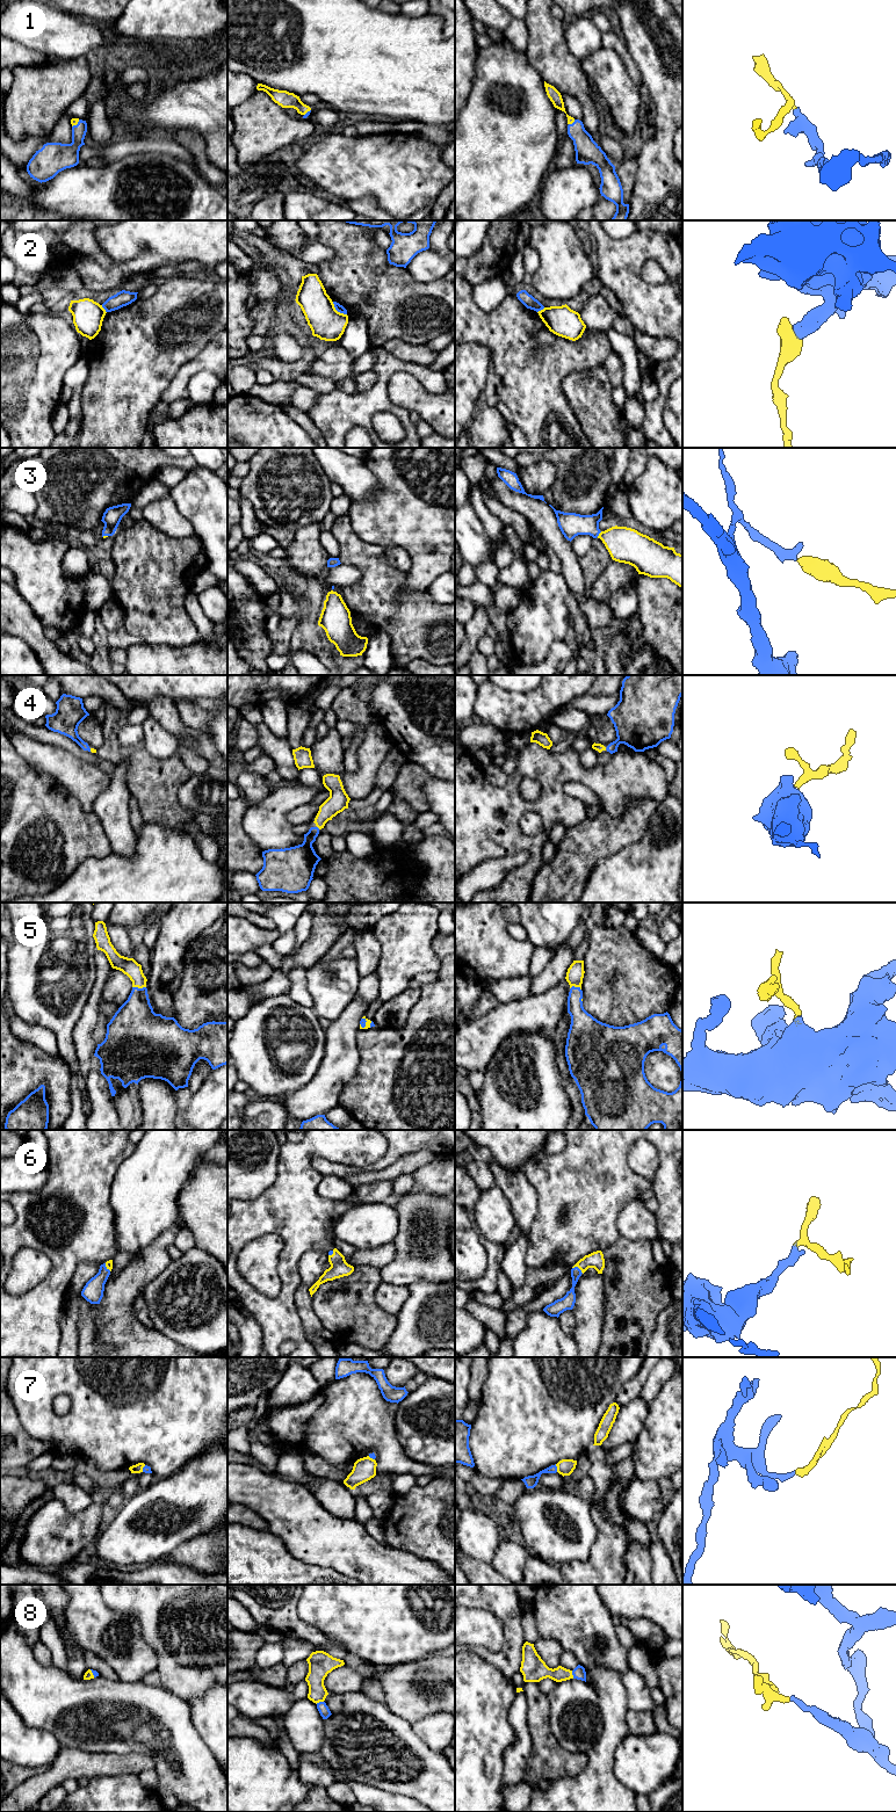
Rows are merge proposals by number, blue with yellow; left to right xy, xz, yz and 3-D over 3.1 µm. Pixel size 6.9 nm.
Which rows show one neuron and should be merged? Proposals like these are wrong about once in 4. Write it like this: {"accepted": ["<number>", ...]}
{"accepted": ["1", "3", "4", "5", "6", "7", "8"]}

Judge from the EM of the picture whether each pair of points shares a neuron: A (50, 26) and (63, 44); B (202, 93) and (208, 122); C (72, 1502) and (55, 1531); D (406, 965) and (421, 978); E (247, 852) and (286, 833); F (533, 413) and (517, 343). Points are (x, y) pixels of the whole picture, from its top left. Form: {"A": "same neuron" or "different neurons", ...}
{"A": "same neuron", "B": "same neuron", "C": "different neurons", "D": "different neurons", "E": "different neurons", "F": "same neuron"}

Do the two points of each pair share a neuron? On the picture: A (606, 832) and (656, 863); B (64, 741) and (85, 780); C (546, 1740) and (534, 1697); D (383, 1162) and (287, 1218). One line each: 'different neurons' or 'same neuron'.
A: different neurons
B: different neurons
C: same neuron
D: different neurons

